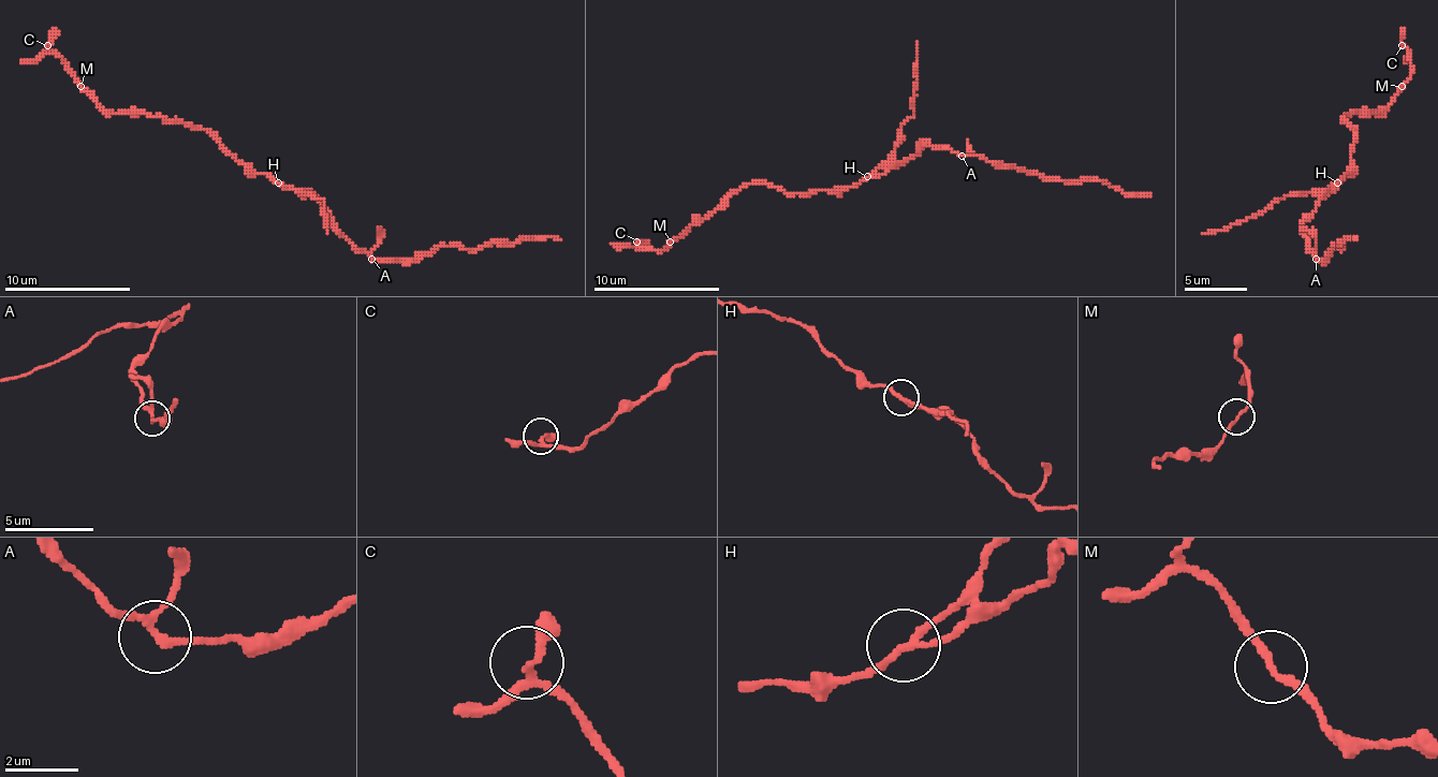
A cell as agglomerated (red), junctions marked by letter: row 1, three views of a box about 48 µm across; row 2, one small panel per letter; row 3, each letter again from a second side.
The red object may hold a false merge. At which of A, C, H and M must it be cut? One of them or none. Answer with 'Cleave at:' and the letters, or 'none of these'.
Cleave at: H

